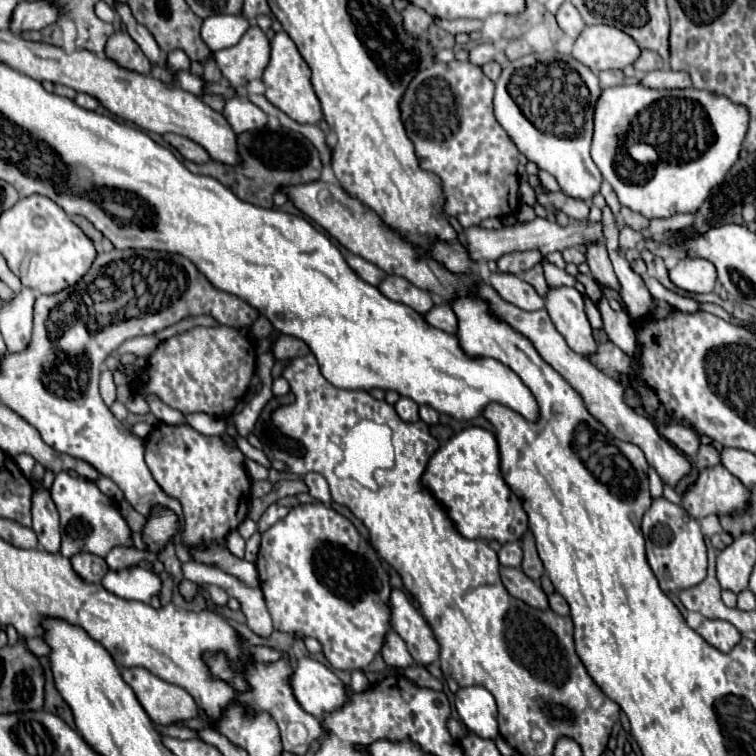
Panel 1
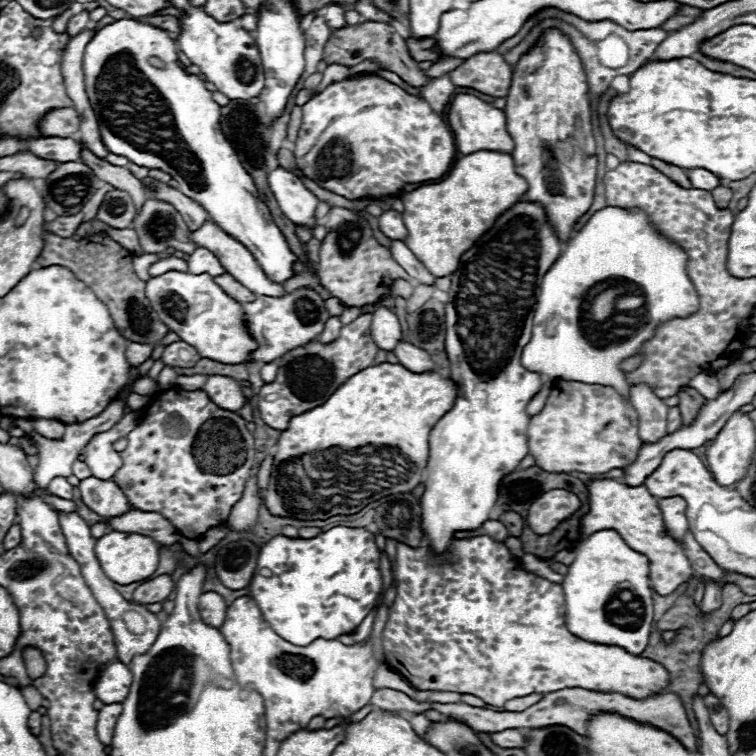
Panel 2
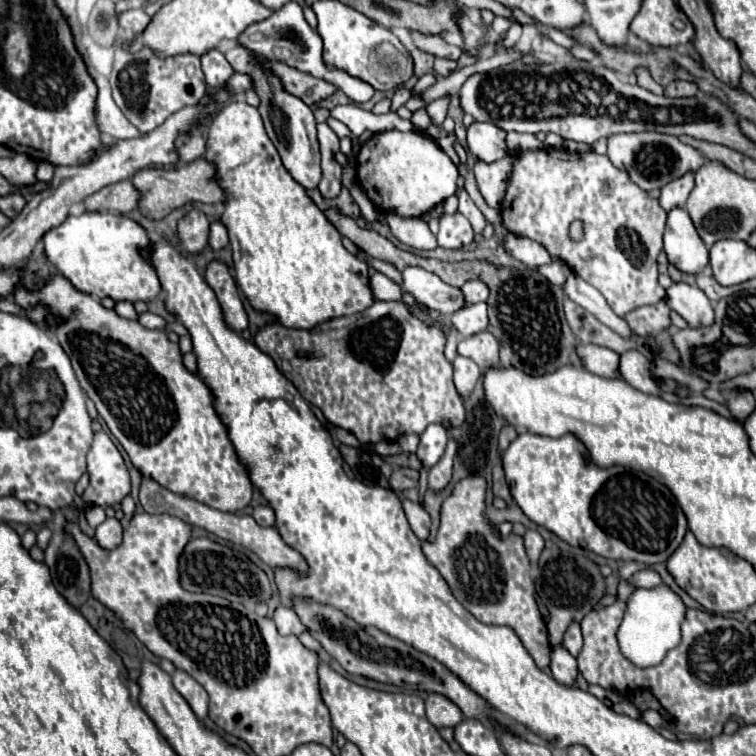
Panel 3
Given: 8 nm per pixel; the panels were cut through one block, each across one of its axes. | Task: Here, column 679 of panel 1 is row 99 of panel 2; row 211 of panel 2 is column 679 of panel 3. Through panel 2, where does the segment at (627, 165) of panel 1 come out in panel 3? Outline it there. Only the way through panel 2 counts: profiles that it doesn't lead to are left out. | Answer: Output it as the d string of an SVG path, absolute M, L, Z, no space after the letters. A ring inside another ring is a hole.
M680 206L668 212L664 252L670 264L688 274L696 274L708 264L708 248L698 236L690 214Z

